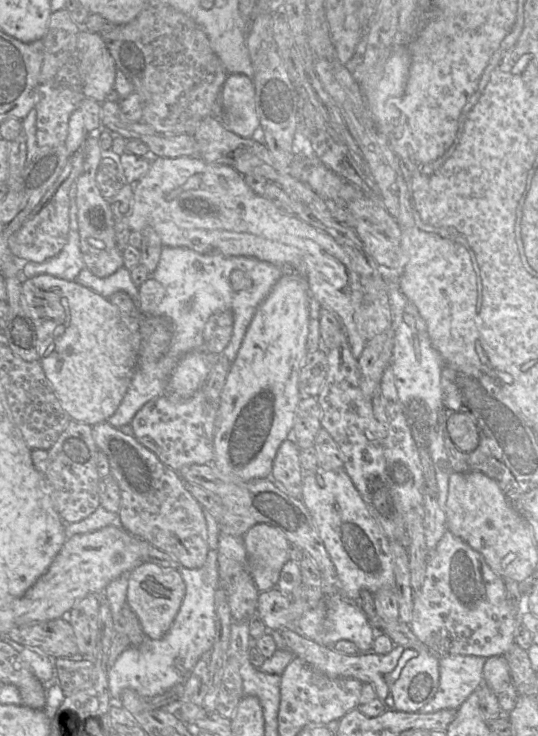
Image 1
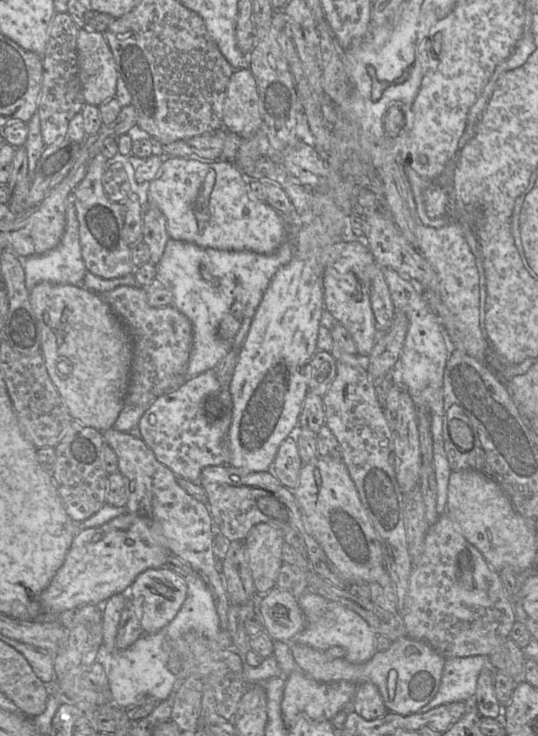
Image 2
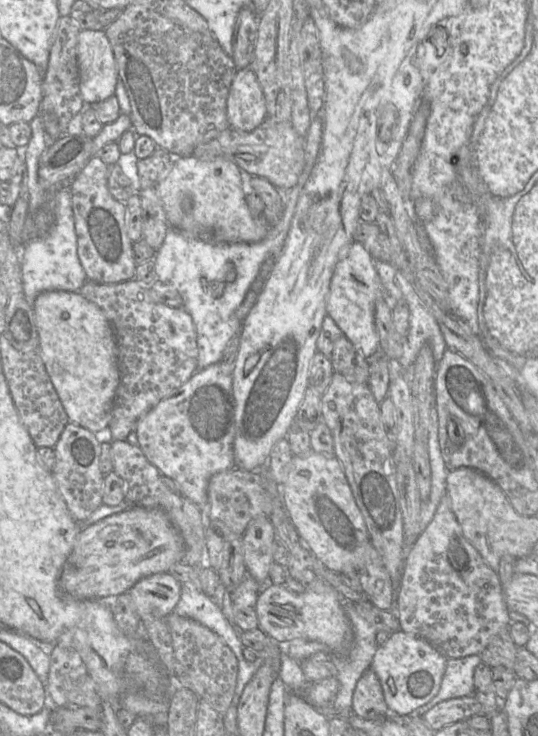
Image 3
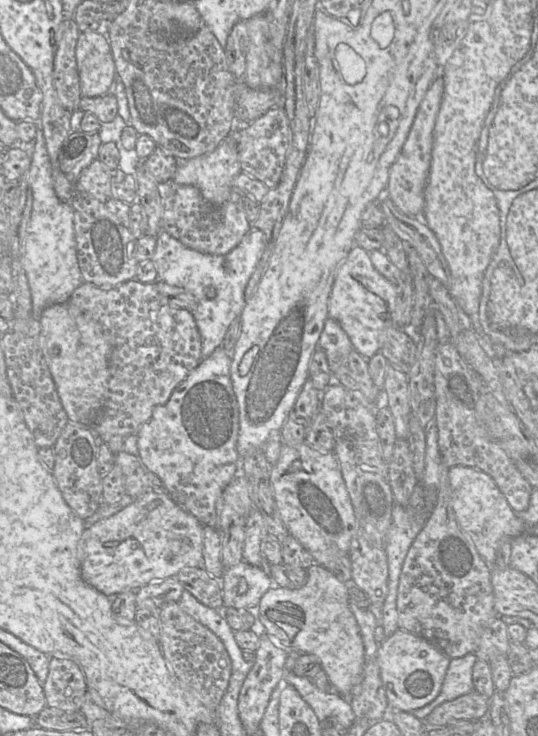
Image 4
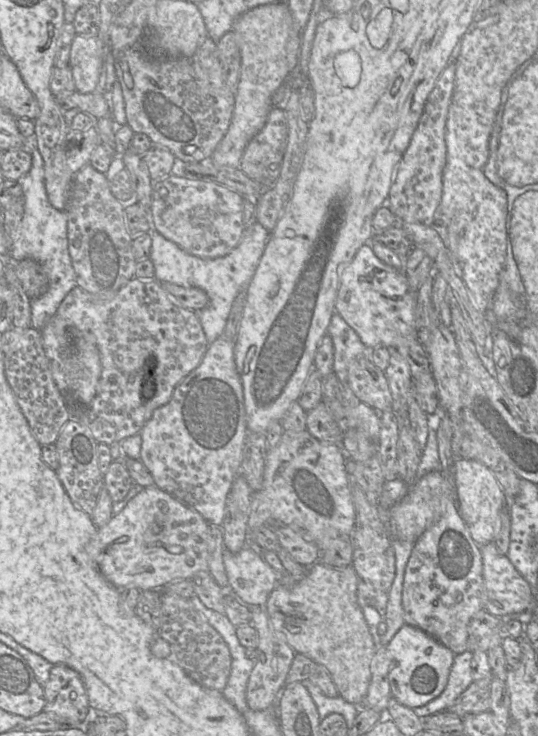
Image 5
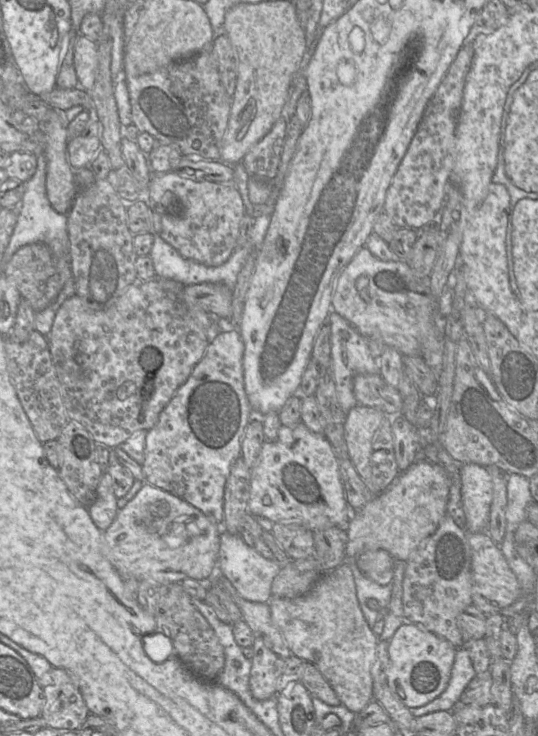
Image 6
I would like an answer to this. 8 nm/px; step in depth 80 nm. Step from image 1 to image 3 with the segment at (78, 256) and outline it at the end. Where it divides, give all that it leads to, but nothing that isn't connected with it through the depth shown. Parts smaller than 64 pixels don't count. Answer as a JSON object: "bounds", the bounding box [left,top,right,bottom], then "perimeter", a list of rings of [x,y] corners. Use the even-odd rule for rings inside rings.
{"bounds":[22,185,87,309],"perimeter":[[[70,185],[54,190],[54,222],[49,231],[24,244],[22,283],[25,298],[33,309],[36,297],[45,291],[78,292],[87,282],[86,273],[77,254],[77,236],[72,209]]]}

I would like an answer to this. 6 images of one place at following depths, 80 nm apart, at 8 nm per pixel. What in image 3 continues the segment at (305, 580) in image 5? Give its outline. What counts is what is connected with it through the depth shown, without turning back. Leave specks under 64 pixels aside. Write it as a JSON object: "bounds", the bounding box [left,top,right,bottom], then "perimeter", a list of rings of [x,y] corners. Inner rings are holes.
{"bounds":[255,578,354,656],"perimeter":[[[315,578],[300,594],[273,584],[259,594],[255,610],[259,628],[279,643],[289,643],[296,638],[314,640],[324,643],[335,656],[345,655],[352,645],[354,633],[342,606],[342,597],[321,578]]]}

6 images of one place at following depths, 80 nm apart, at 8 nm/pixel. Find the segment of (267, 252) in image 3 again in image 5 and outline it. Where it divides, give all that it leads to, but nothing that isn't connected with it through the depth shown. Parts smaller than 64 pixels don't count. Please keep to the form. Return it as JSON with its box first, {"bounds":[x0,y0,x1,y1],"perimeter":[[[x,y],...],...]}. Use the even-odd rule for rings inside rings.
{"bounds":[150,220,270,345],"perimeter":[[[256,220],[245,230],[239,244],[226,256],[204,259],[193,256],[161,234],[151,231],[150,259],[155,268],[155,279],[162,284],[176,284],[186,288],[200,288],[209,298],[208,305],[200,310],[198,318],[210,345],[224,334],[226,323],[237,295],[248,289],[264,253],[270,233]]]}

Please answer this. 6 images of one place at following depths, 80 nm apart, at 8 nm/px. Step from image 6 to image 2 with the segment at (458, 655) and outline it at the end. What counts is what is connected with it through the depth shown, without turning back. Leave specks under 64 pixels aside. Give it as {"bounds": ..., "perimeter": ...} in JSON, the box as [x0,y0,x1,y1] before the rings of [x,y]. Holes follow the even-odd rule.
{"bounds":[418,656,488,713],"perimeter":[[[488,656],[446,658],[437,694],[418,713],[451,702],[471,702],[476,694],[479,674],[486,665]]]}

